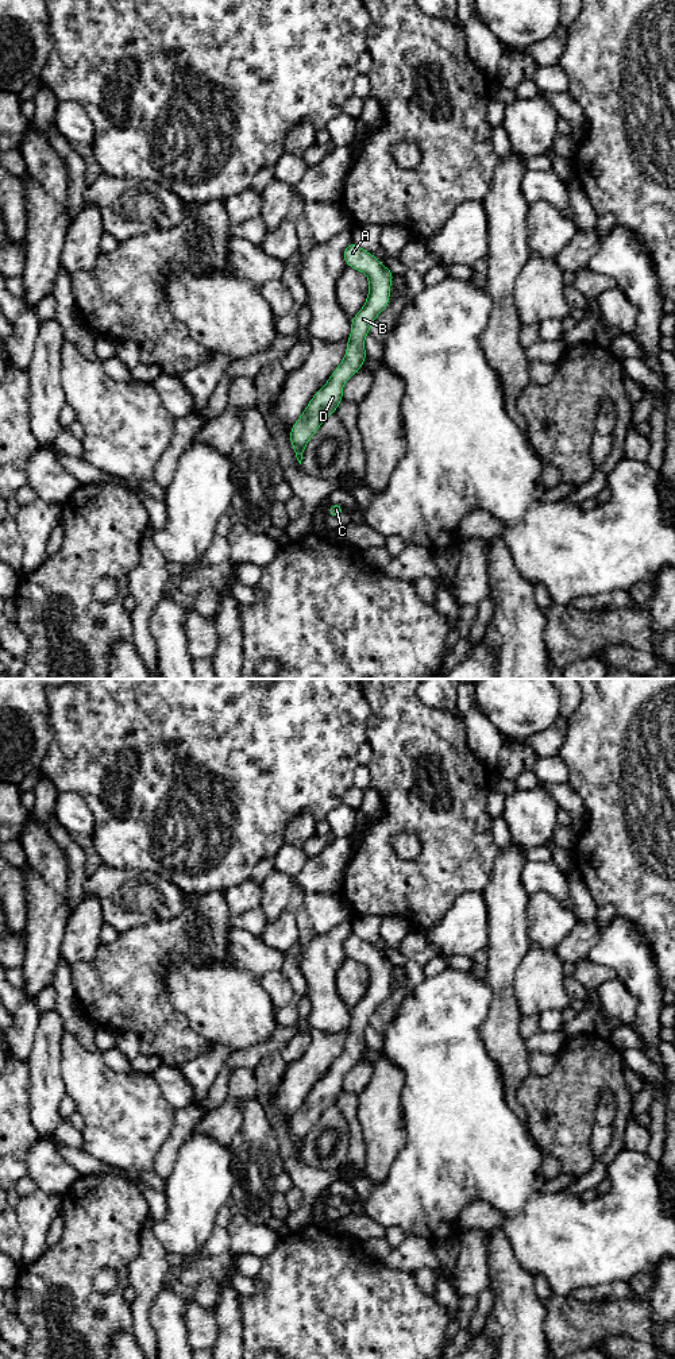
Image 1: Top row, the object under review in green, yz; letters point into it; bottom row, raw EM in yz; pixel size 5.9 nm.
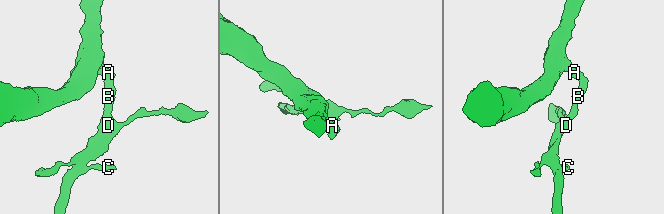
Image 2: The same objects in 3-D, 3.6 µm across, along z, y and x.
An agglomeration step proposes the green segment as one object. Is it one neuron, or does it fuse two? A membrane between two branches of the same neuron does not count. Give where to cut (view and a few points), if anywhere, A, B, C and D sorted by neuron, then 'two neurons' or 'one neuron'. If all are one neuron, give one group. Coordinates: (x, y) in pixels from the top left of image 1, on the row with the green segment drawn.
no cut | A B C D | one neuron

